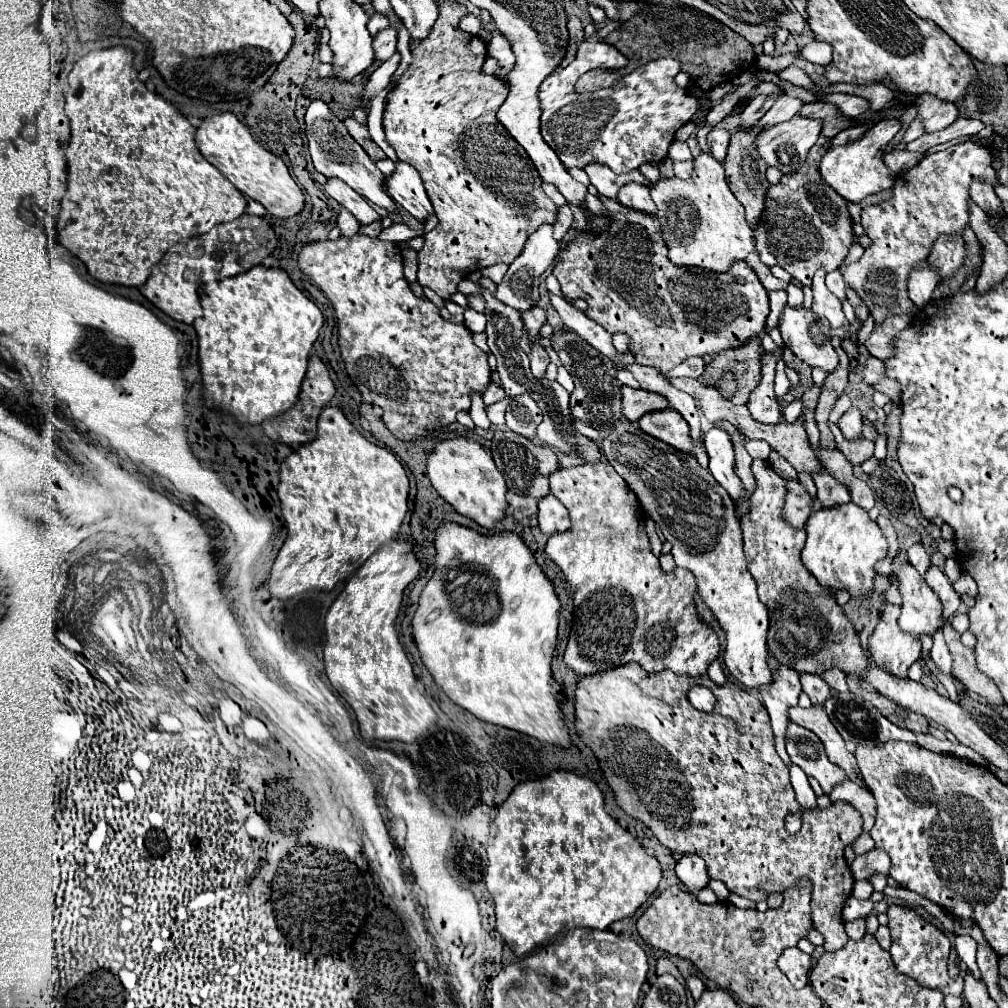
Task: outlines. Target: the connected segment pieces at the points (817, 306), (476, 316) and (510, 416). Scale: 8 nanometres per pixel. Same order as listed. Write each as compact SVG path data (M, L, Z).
M818 269L812 281L812 291L814 291L814 303L812 303L812 311L818 317L826 317L830 321L832 329L840 329L846 325L846 317L842 313L842 303L838 297L834 297L828 287L824 285L824 277L826 271Z
M468 307L464 311L464 325L472 331L472 333L482 333L486 329L486 317L484 313L478 313L474 311L472 307Z
M520 395L514 397L514 401L510 403L510 409L506 411L506 425L508 429L512 429L514 433L534 441L536 437L536 427L542 421L542 413L540 407L534 403L534 399L530 395Z

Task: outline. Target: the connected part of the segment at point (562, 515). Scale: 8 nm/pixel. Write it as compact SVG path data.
M550 493L538 503L538 525L544 535L552 535L556 531L566 531L570 527L568 509Z

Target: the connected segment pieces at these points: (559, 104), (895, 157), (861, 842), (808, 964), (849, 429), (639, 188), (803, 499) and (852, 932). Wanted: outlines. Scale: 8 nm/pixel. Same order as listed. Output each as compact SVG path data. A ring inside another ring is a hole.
M584 41L578 47L574 61L568 67L550 73L538 89L542 103L542 137L568 169L582 169L588 163L604 163L614 173L628 173L642 163L658 163L666 157L674 133L698 111L698 99L674 83L676 73L680 73L680 63L670 57L634 69L610 89L586 95L574 91L574 83L584 71L618 67L618 59L620 53L616 47L602 41Z
M894 149L892 153L884 155L884 163L896 173L906 173L908 169L912 169L916 165L916 161L920 161L924 155L922 153L910 153L910 151L898 151Z
M866 831L854 841L854 853L856 853L856 855L862 855L862 853L870 851L872 847L874 847L874 841L872 841L870 833L866 833Z
M788 947L778 957L778 967L796 989L802 989L804 985L808 985L808 973L812 969L812 957L804 951L800 951L798 947Z
M852 407L850 411L846 411L846 413L842 415L838 427L842 429L844 437L848 437L848 439L860 435L860 433L862 433L862 413Z
M626 183L618 193L618 201L622 205L638 209L642 213L652 213L652 215L656 213L656 205L650 197L650 189L640 183Z
M794 479L784 481L786 481L786 505L782 509L782 517L784 521L788 521L788 525L802 529L812 513L814 497L810 497L810 493L806 491L804 485L800 485L800 481Z
M864 919L846 921L846 923L844 923L844 927L846 927L846 933L848 933L848 937L850 937L850 939L862 939L862 937L864 937L864 933L866 933L866 923L864 923Z

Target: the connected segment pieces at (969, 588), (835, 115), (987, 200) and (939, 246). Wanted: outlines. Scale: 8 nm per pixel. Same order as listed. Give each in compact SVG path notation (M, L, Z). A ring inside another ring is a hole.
M964 573L956 583L954 583L954 589L956 589L956 593L968 593L968 595L972 595L972 597L976 597L976 593L978 593L978 585L976 585L976 581L972 579L972 575L968 575L968 573Z
M812 101L812 103L804 103L800 109L800 115L804 117L818 117L822 121L822 131L826 137L834 137L836 133L840 133L842 129L850 127L850 119L846 115L842 115L842 111L826 101Z
M974 181L970 187L970 197L976 205L980 205L980 209L984 209L988 215L1002 215L1002 203L996 197L992 185L988 183L980 183Z
M942 235L932 247L928 263L938 271L940 279L946 281L952 279L954 273L964 265L964 259L966 259L964 239L960 235Z

